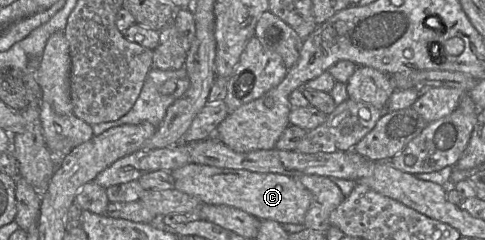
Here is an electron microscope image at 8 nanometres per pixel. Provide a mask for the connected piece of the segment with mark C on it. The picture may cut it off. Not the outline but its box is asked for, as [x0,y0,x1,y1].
[171,162,312,224]

